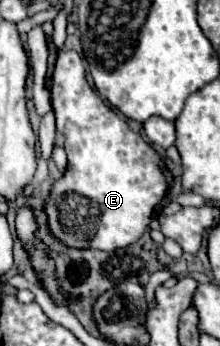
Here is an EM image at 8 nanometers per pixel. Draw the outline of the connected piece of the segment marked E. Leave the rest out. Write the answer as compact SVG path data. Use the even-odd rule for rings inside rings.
M74 49L58 51L52 73L52 107L56 113L56 127L66 137L64 149L68 155L66 173L54 183L50 201L46 203L48 225L52 235L62 239L68 247L92 247L100 251L116 251L136 243L148 229L154 209L162 203L168 183L164 177L164 159L148 145L128 123L118 117L86 81L86 71L80 55Z

